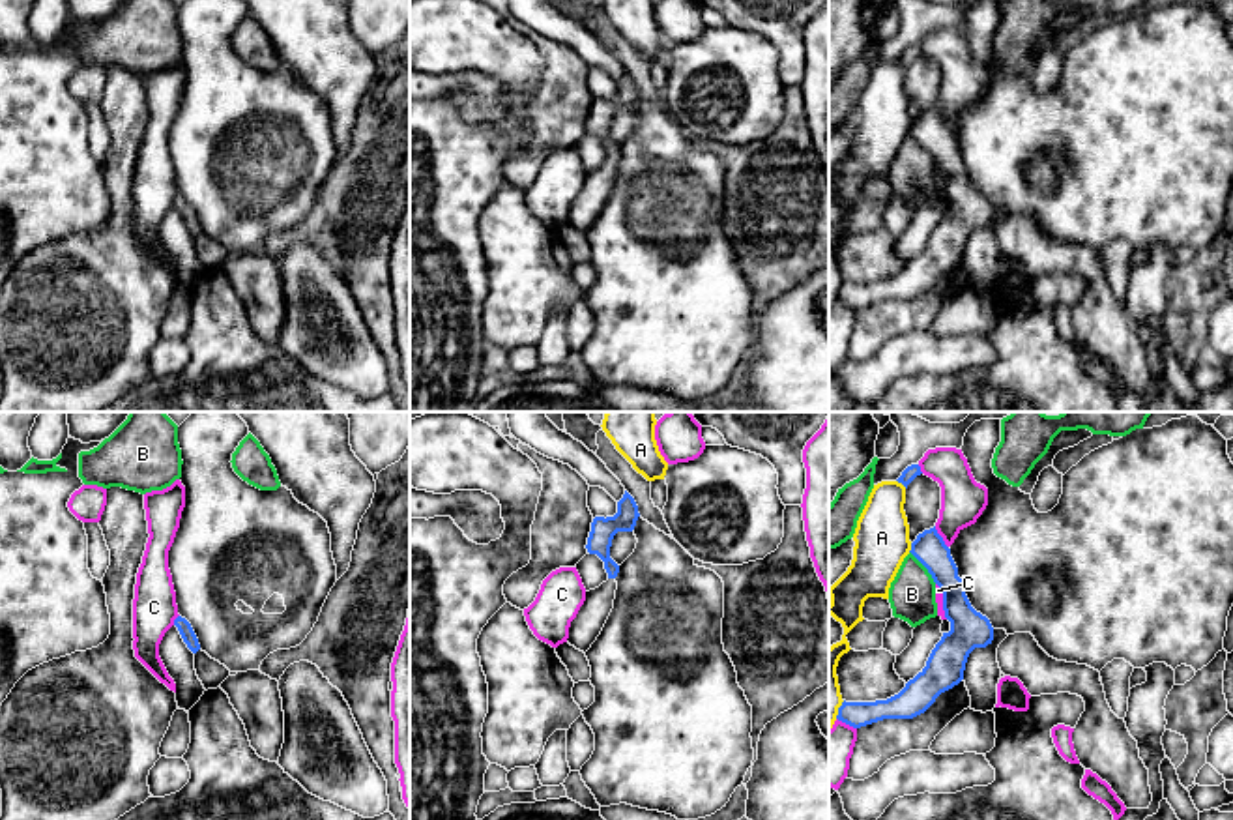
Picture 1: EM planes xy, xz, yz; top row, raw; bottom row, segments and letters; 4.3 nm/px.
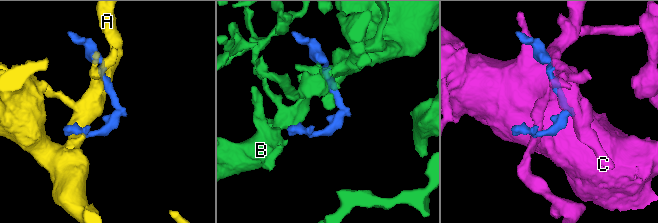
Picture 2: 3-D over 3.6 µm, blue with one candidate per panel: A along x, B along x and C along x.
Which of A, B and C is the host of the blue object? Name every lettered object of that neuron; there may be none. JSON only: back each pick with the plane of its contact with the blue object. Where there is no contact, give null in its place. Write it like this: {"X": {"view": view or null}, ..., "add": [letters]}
{"add": []}

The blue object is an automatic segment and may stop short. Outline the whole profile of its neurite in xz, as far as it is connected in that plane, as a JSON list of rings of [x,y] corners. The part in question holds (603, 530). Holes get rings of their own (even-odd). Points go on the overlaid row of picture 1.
[[[625,491],[617,502],[614,517],[595,517],[587,537],[587,552],[604,562],[608,580],[586,592],[586,601],[571,622],[567,642],[580,652],[587,652],[601,635],[616,599],[619,565],[610,558],[612,539],[617,532],[632,532],[640,513],[634,498]]]

